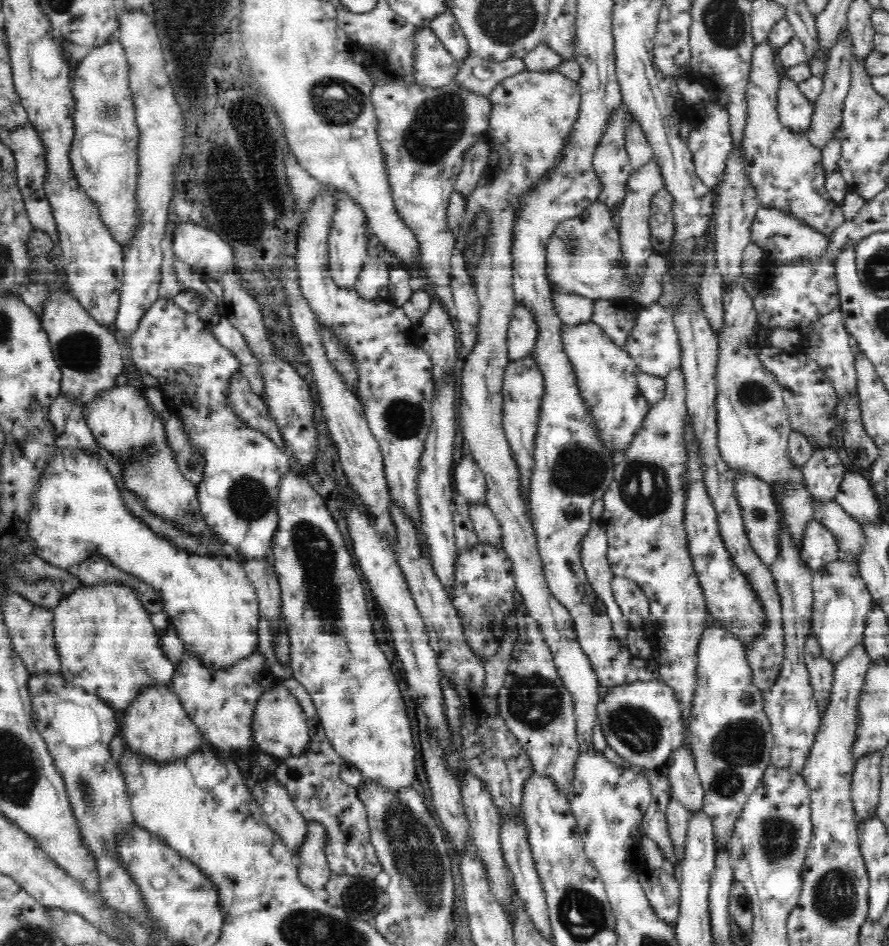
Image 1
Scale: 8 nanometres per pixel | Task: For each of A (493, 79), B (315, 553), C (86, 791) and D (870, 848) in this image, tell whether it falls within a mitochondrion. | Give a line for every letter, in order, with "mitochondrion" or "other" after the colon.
A: other
B: mitochondrion
C: mitochondrion
D: other

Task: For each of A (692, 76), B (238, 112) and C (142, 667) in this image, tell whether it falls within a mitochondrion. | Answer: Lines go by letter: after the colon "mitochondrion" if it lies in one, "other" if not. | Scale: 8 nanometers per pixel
A: other
B: other
C: mitochondrion

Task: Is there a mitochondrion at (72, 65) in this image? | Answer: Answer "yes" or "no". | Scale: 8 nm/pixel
no

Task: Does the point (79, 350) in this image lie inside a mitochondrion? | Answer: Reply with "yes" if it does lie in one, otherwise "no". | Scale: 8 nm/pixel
yes

